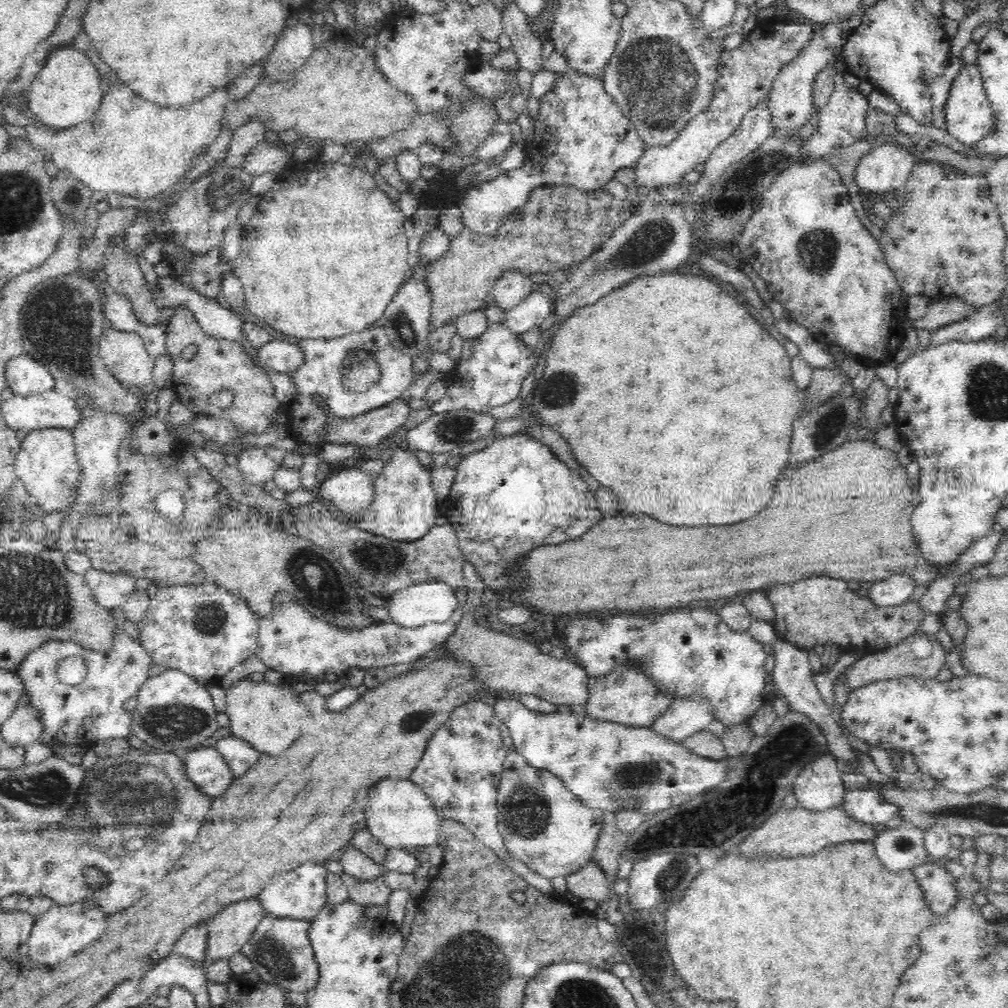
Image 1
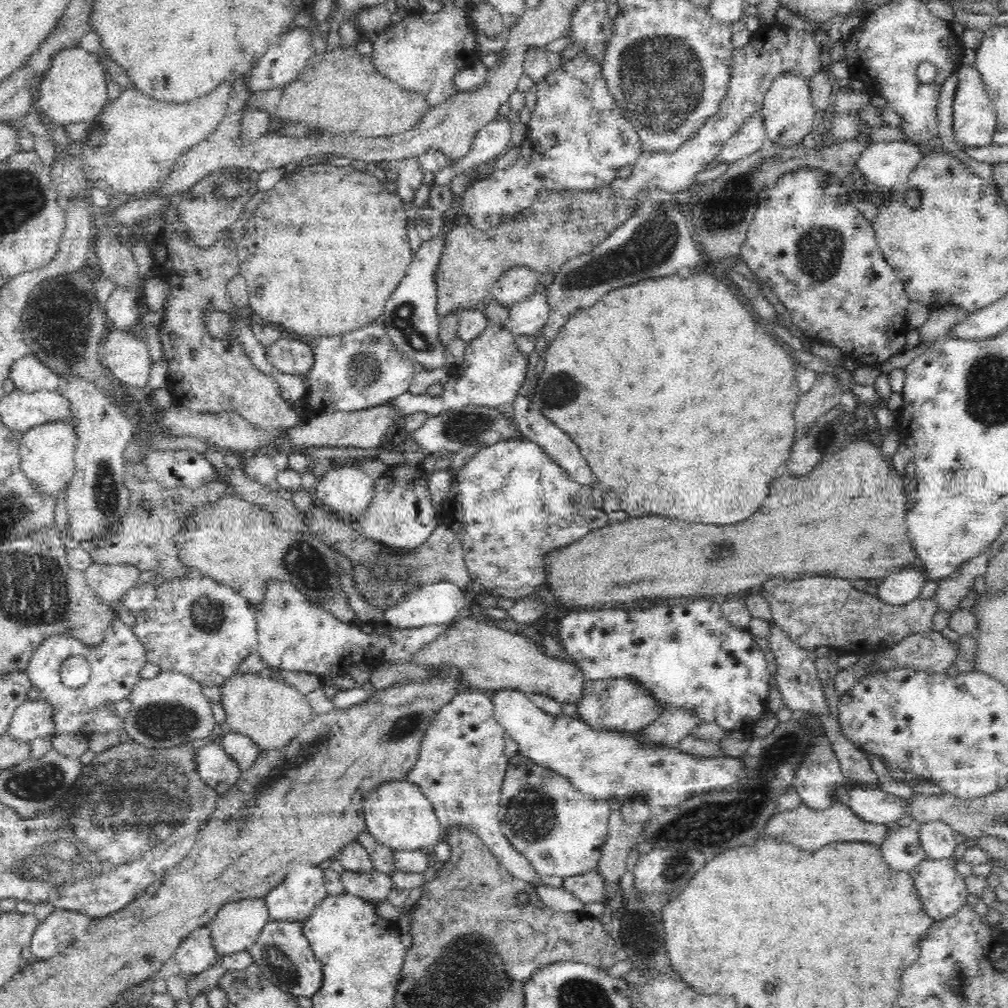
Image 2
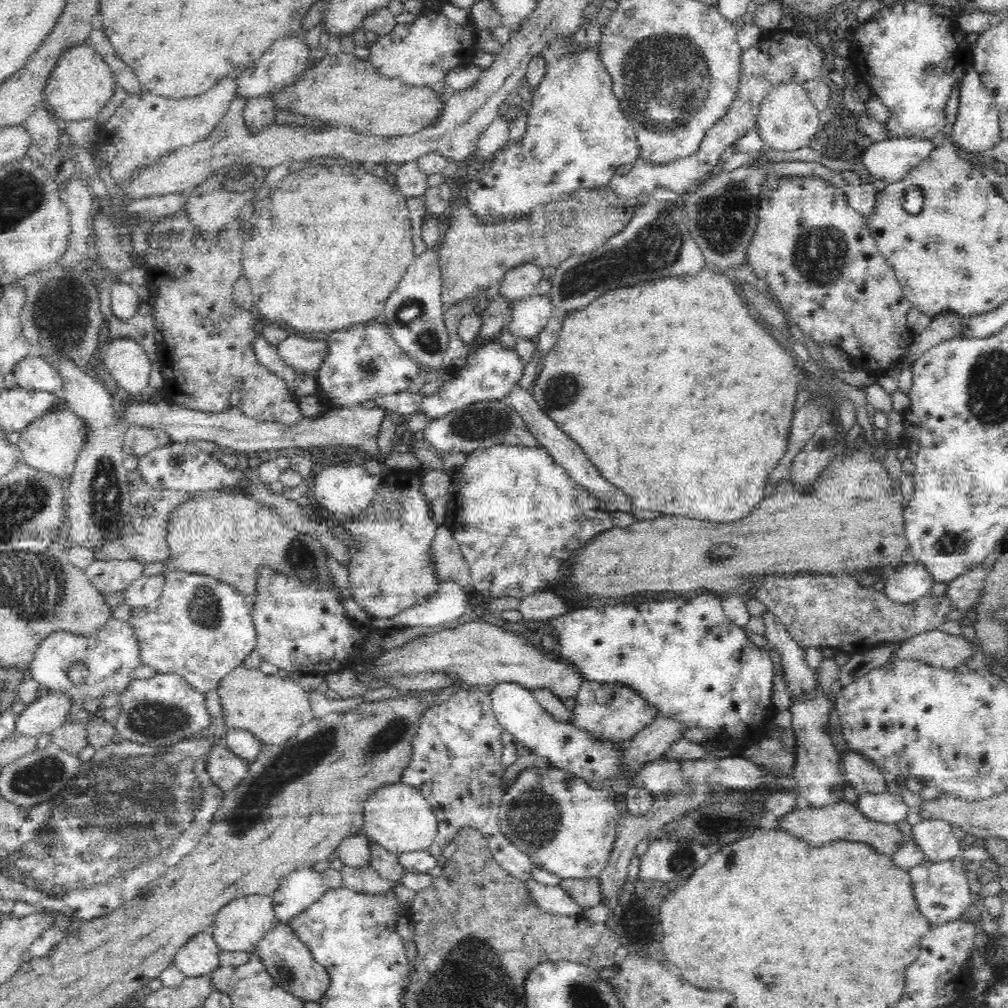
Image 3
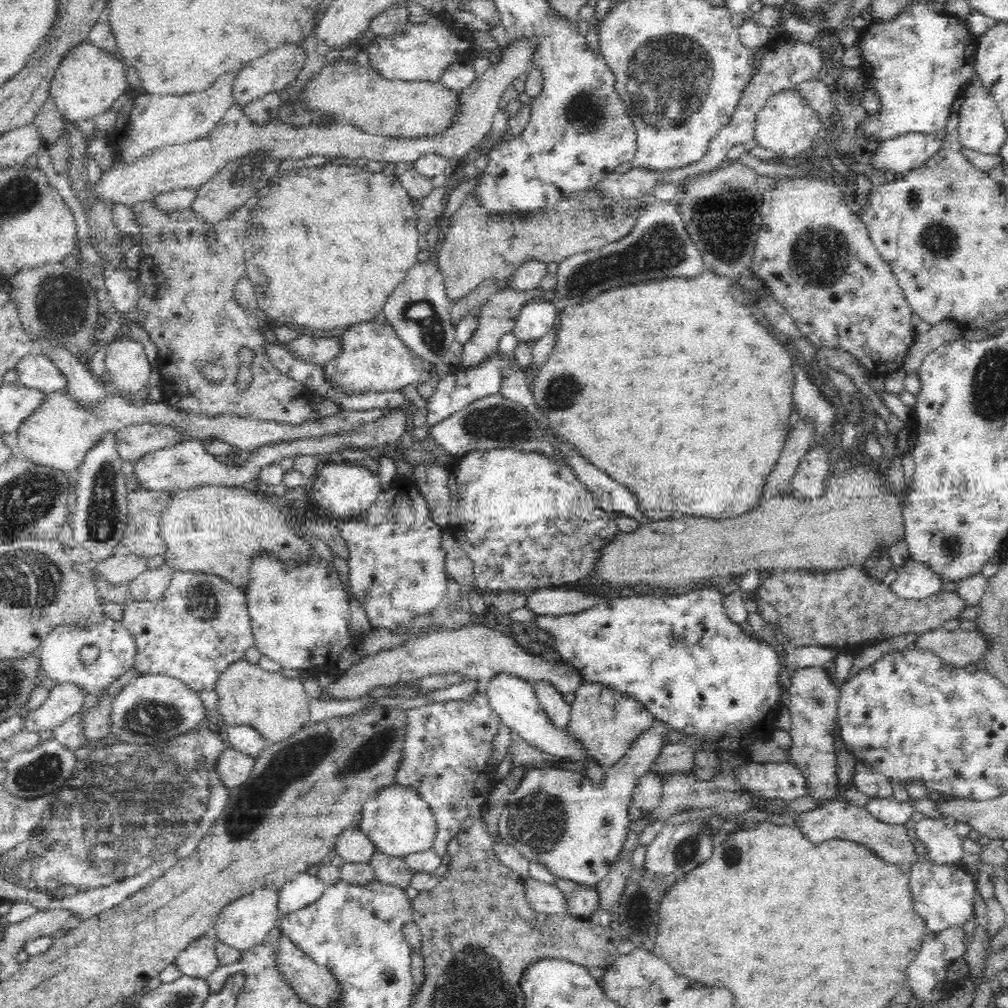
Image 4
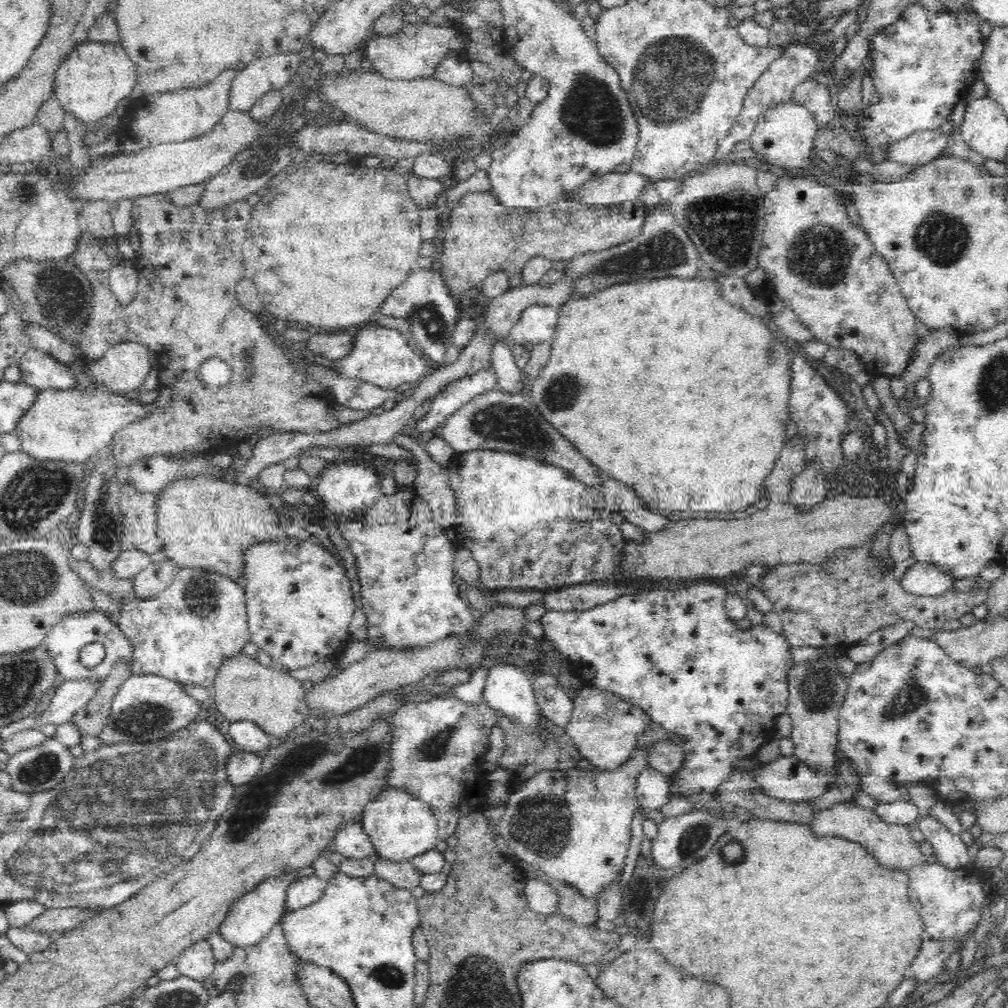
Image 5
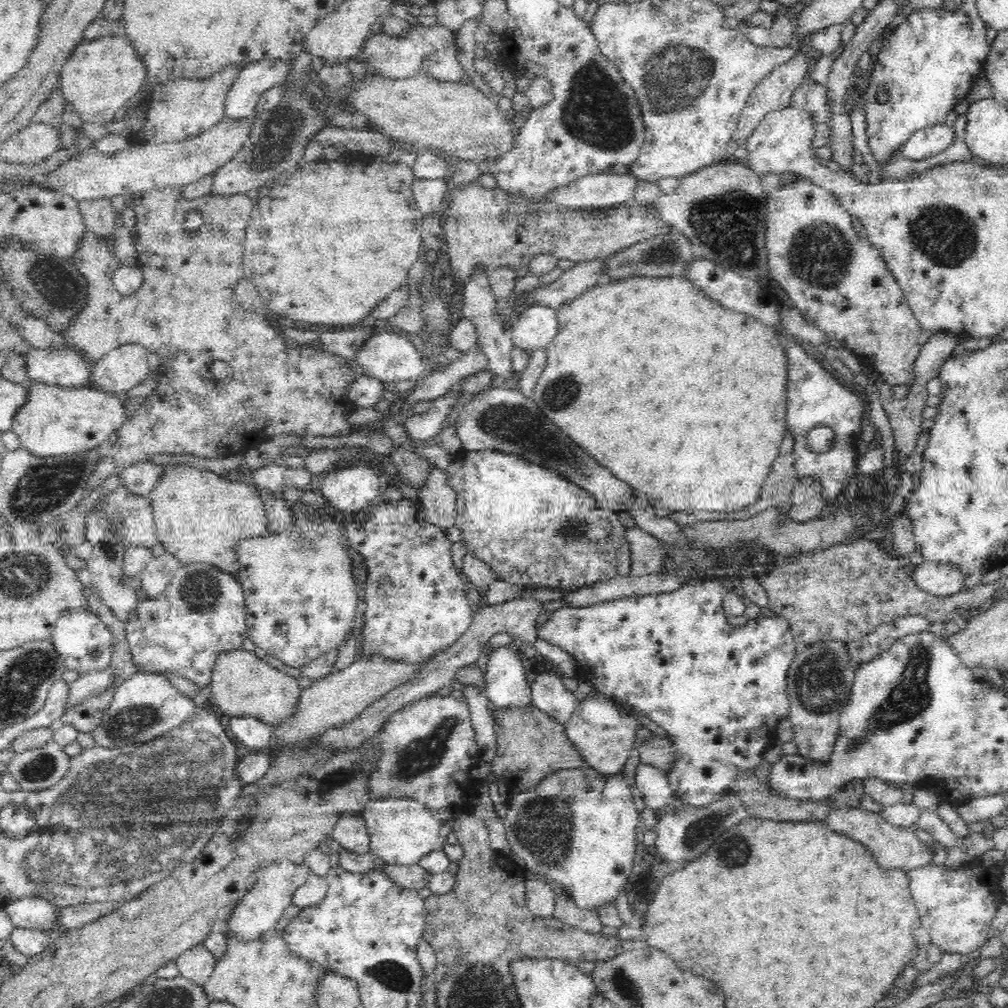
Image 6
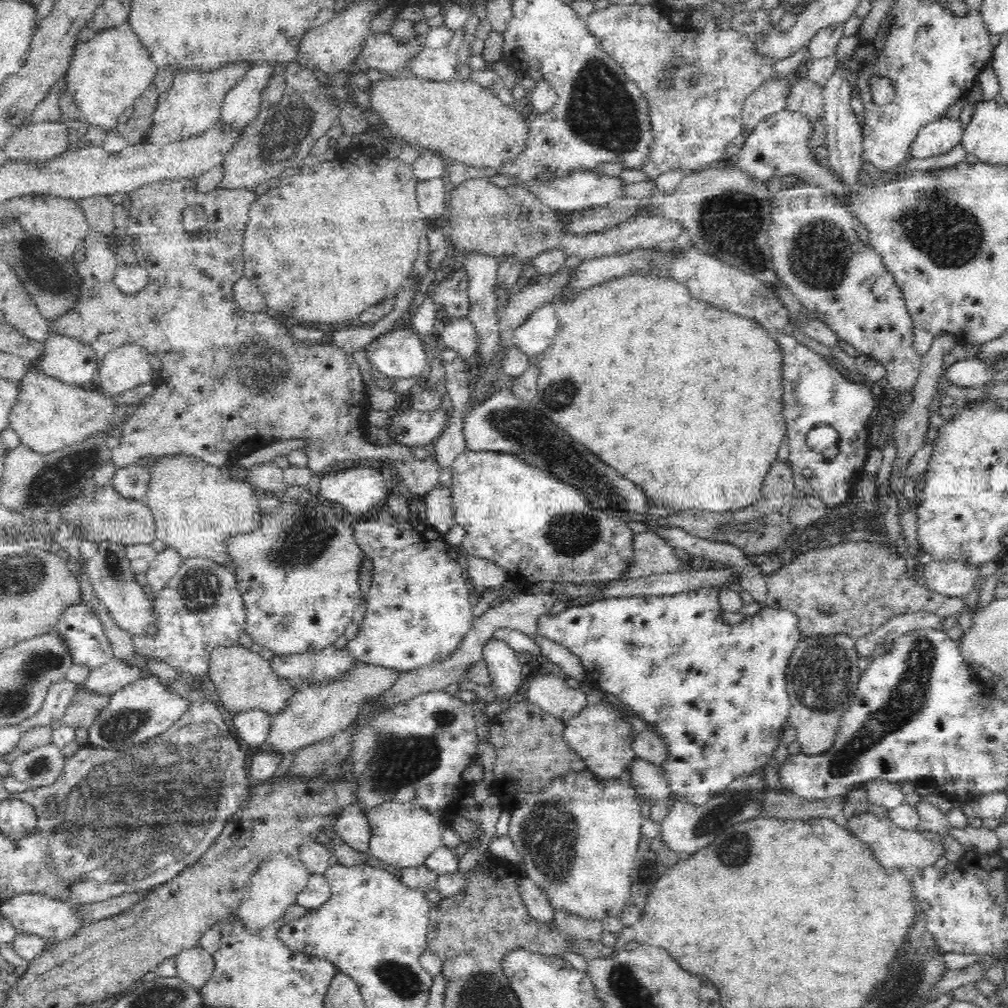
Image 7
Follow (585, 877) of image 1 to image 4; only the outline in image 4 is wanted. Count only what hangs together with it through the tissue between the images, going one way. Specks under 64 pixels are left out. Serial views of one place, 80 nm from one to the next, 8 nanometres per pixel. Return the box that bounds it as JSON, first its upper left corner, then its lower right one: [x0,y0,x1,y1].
[554,878,599,921]

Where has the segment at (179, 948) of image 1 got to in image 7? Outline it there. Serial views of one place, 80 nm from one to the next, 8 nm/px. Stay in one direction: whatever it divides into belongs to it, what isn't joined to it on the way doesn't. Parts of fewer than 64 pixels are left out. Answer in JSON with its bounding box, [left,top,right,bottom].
[173,946,215,988]

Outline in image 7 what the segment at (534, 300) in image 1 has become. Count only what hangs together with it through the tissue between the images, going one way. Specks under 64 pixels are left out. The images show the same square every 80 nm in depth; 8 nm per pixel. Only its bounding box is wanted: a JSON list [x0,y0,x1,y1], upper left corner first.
[514,303,559,357]

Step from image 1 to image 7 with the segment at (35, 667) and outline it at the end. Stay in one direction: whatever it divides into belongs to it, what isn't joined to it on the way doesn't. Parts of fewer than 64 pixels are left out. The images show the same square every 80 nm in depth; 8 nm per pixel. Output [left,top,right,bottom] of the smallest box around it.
[57,600,113,670]

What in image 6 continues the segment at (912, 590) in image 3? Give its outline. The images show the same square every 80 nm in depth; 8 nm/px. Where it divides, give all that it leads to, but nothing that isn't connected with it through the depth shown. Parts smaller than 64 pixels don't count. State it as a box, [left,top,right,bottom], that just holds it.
[910,561,968,596]

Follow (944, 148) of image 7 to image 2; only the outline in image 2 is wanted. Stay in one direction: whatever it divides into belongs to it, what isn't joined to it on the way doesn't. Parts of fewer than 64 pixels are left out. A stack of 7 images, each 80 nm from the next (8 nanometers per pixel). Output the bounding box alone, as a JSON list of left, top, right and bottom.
[856,141,924,190]

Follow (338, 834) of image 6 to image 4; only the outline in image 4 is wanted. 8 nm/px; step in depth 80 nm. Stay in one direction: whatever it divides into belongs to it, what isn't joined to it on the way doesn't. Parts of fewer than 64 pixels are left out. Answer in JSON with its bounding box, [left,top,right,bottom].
[333,826,376,862]

